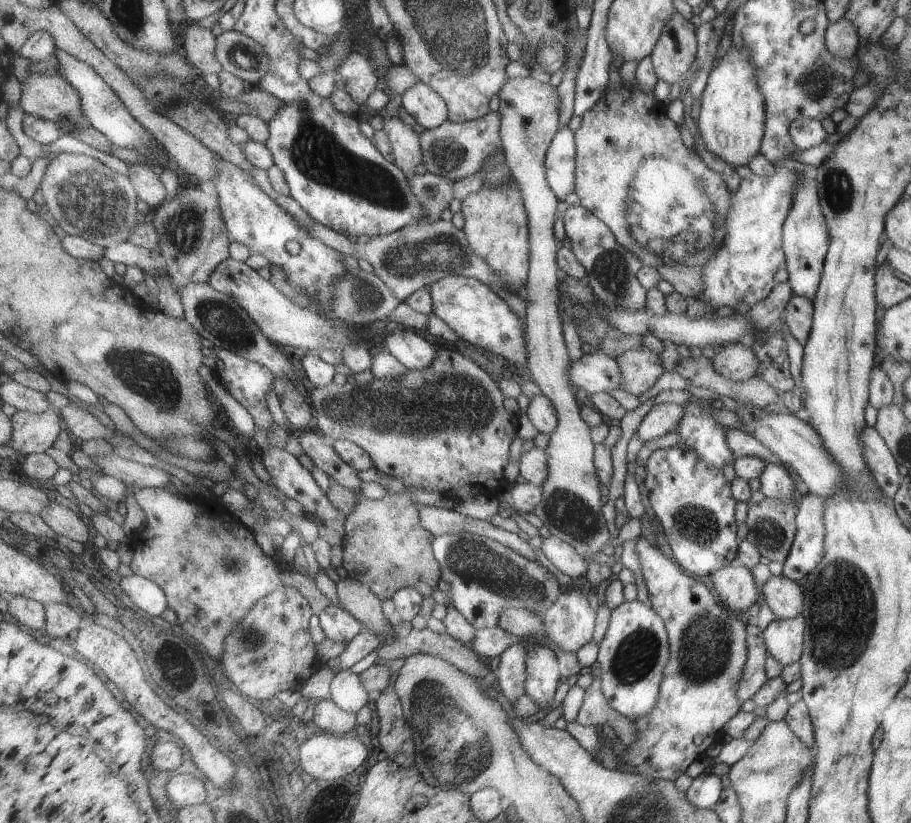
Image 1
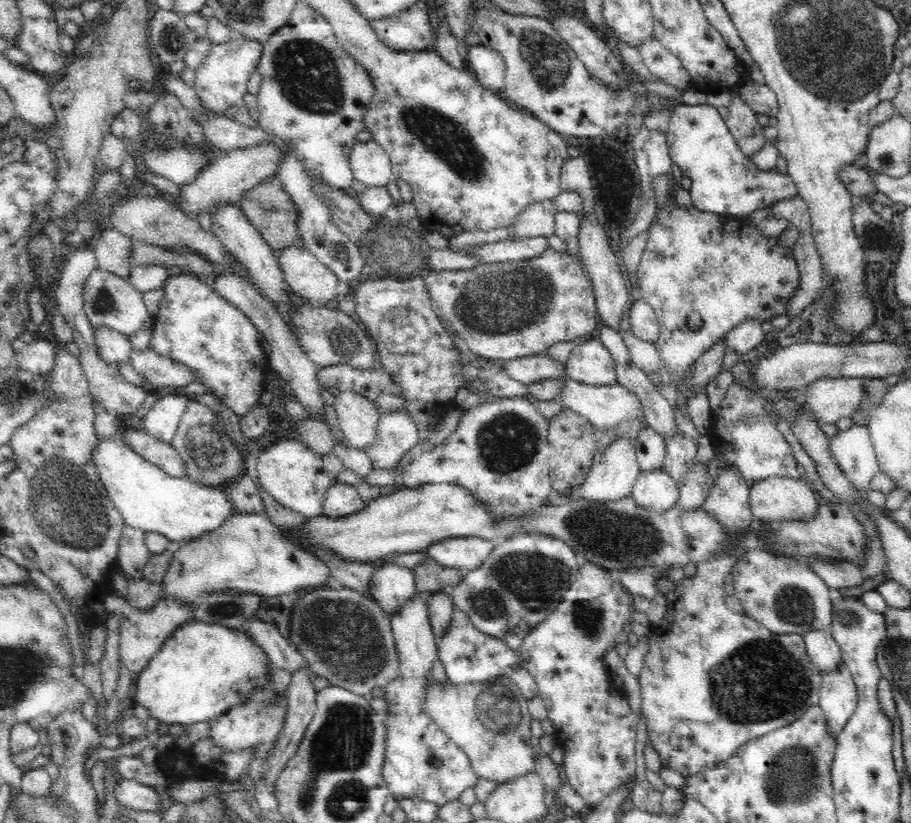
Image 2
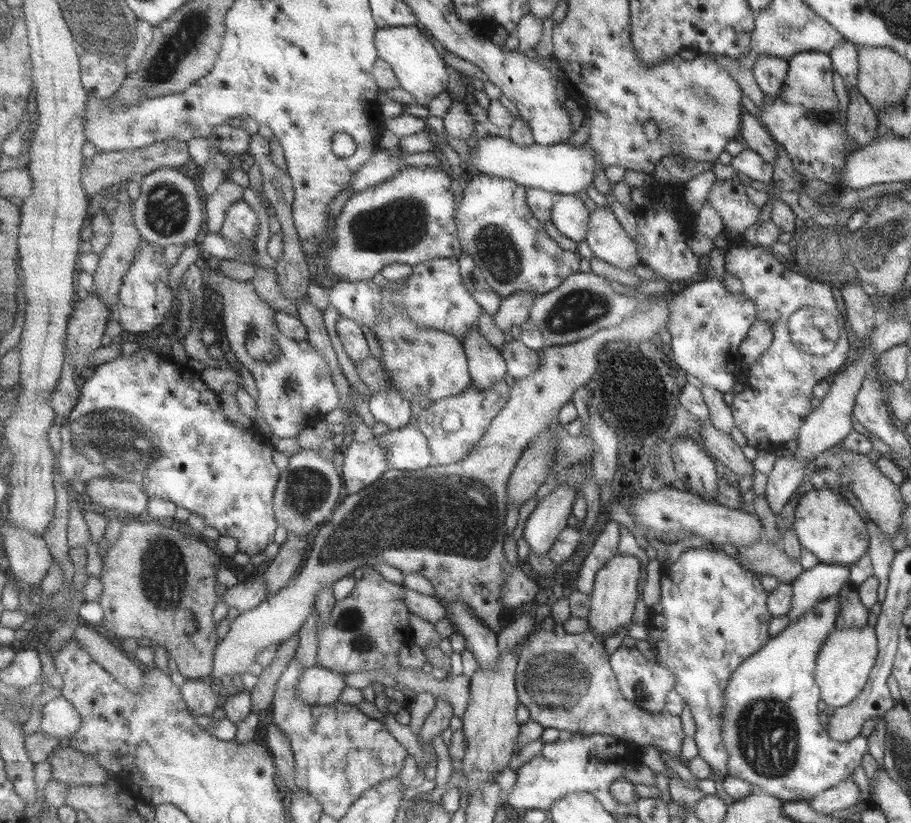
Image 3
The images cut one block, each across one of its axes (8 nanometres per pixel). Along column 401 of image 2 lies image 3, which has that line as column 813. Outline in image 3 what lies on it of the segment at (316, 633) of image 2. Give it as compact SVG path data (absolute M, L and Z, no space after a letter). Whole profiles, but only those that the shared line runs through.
M863 625L861 629L835 627L829 631L821 641L813 667L814 681L820 690L820 700L833 708L849 704L865 686L876 656L877 641L873 627L868 625Z

